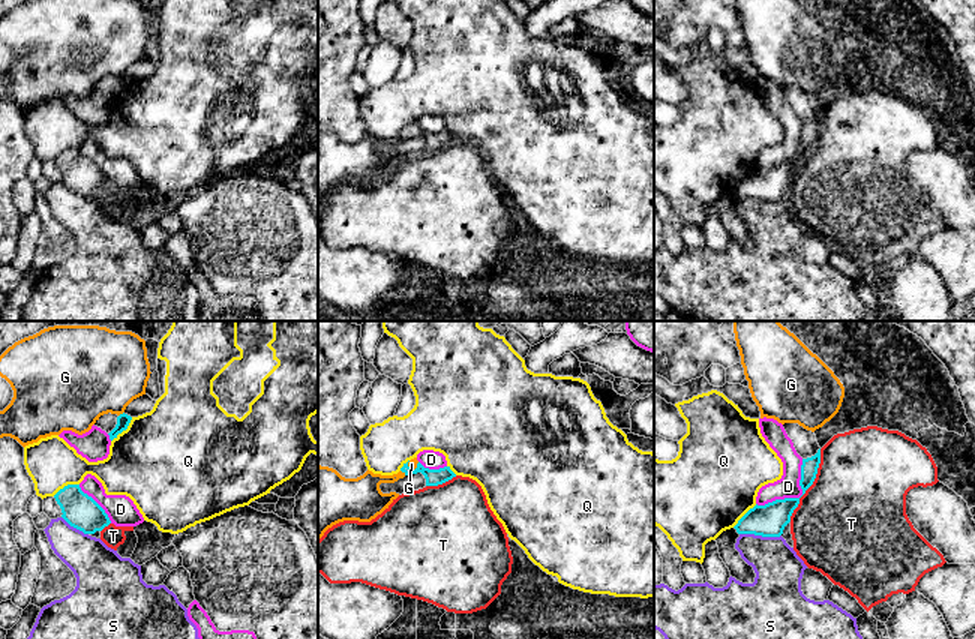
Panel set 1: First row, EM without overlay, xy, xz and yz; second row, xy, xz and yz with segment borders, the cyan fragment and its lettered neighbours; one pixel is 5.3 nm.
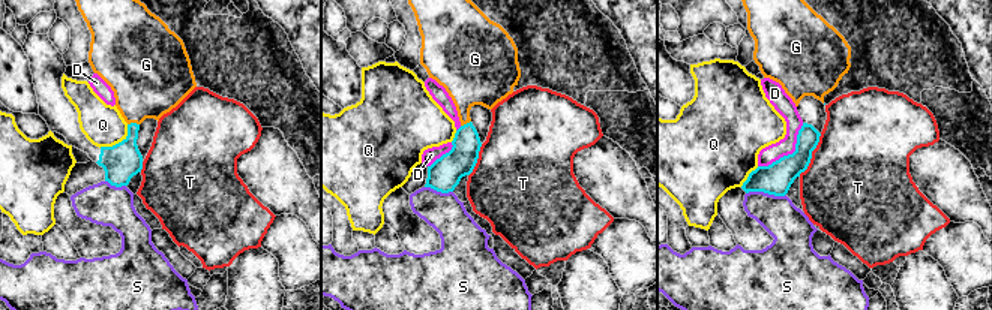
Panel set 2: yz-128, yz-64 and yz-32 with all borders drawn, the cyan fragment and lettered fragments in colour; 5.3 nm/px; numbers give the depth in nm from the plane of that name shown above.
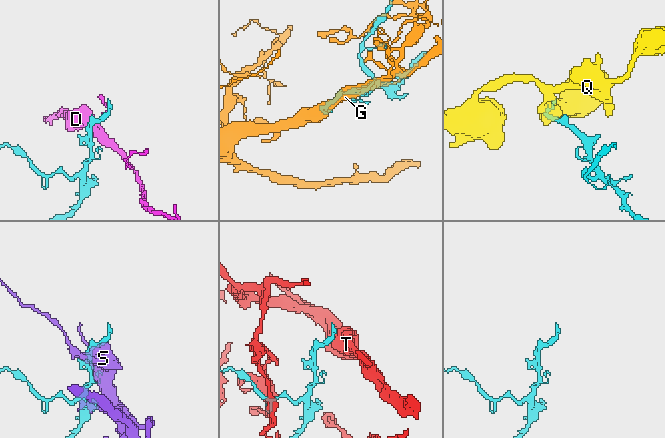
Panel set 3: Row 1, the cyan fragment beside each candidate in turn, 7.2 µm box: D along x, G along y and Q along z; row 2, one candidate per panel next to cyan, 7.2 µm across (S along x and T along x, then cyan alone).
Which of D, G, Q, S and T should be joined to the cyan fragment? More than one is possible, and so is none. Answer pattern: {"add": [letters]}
{"add": ["G"]}

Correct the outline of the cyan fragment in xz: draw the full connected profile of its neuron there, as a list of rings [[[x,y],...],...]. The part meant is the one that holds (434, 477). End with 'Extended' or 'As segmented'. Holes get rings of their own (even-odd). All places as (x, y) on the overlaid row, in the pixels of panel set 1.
[[[417,458],[404,464],[398,474],[381,476],[368,470],[357,478],[345,478],[336,470],[318,465],[318,540],[339,522],[375,519],[399,496],[396,492],[382,494],[380,484],[417,472],[424,476],[426,486],[438,486],[456,477],[450,466],[429,470]]]. Extended

